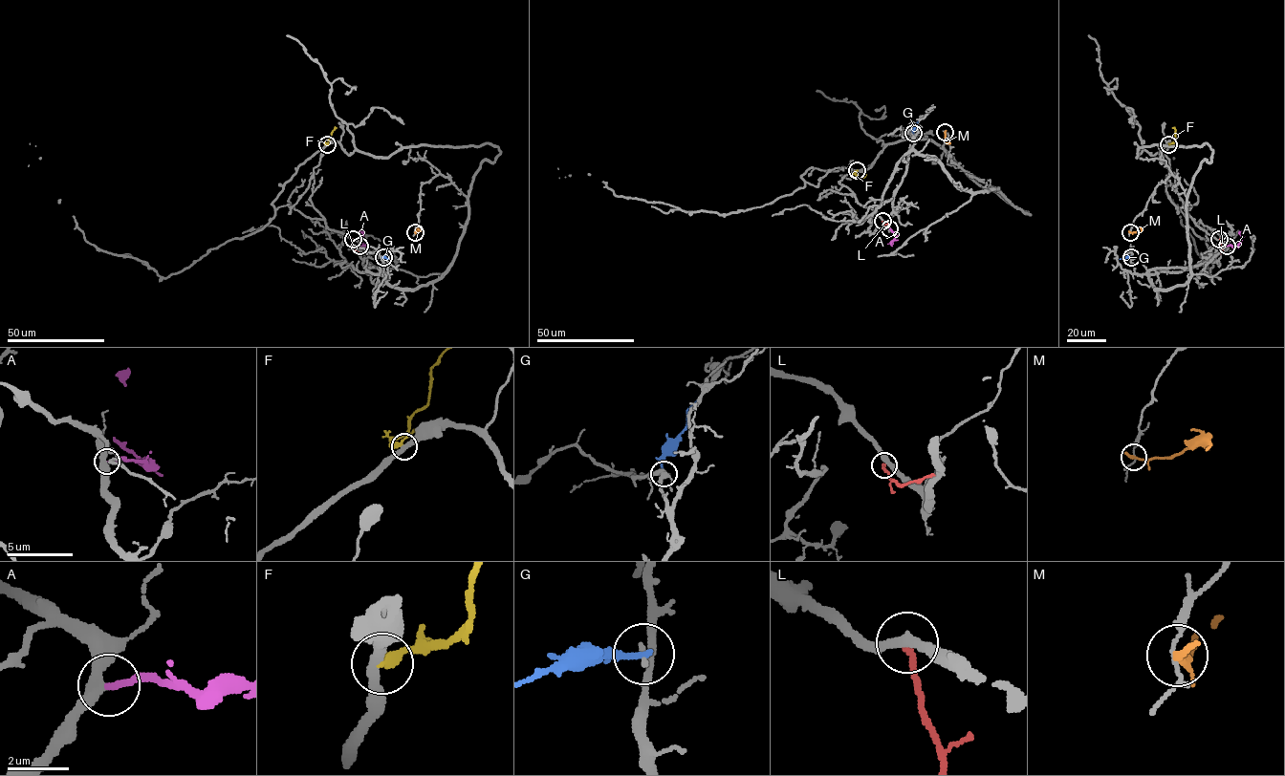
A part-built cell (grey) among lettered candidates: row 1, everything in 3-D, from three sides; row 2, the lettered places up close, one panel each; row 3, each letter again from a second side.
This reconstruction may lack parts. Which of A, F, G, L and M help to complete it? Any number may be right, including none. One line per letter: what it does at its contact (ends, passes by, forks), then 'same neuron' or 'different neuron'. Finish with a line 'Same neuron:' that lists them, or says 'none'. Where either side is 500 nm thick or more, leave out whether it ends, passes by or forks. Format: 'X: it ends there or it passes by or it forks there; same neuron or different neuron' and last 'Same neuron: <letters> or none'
A: it ends there; same neuron
F: it ends there; different neuron
G: it ends there; different neuron
L: it ends there; different neuron
M: it ends there; different neuron
Same neuron: A

